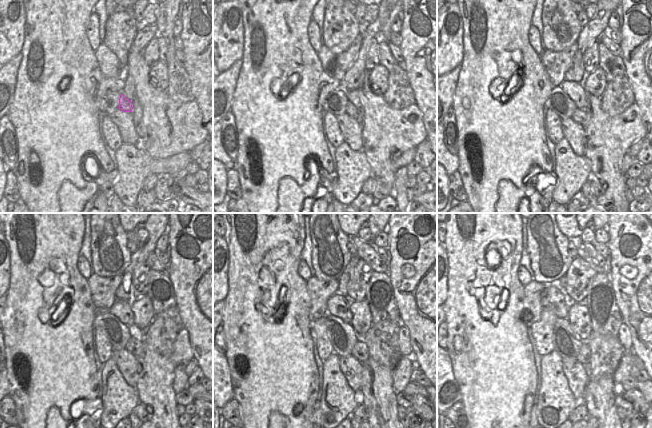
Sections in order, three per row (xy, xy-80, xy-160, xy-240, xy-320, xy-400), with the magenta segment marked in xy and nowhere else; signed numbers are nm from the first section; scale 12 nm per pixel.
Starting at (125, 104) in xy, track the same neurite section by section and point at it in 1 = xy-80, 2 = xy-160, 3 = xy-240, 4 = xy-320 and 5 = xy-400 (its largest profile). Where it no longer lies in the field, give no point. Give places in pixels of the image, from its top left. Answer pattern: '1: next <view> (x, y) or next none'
1: next xy-80 (351, 110)
2: next xy-160 (579, 116)
3: next xy-240 (134, 345)
4: next xy-320 (360, 350)
5: next xy-400 (584, 355)

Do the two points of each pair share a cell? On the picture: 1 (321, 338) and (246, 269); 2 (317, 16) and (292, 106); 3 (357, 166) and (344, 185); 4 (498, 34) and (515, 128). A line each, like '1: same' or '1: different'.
1: different
2: different
3: same
4: same

